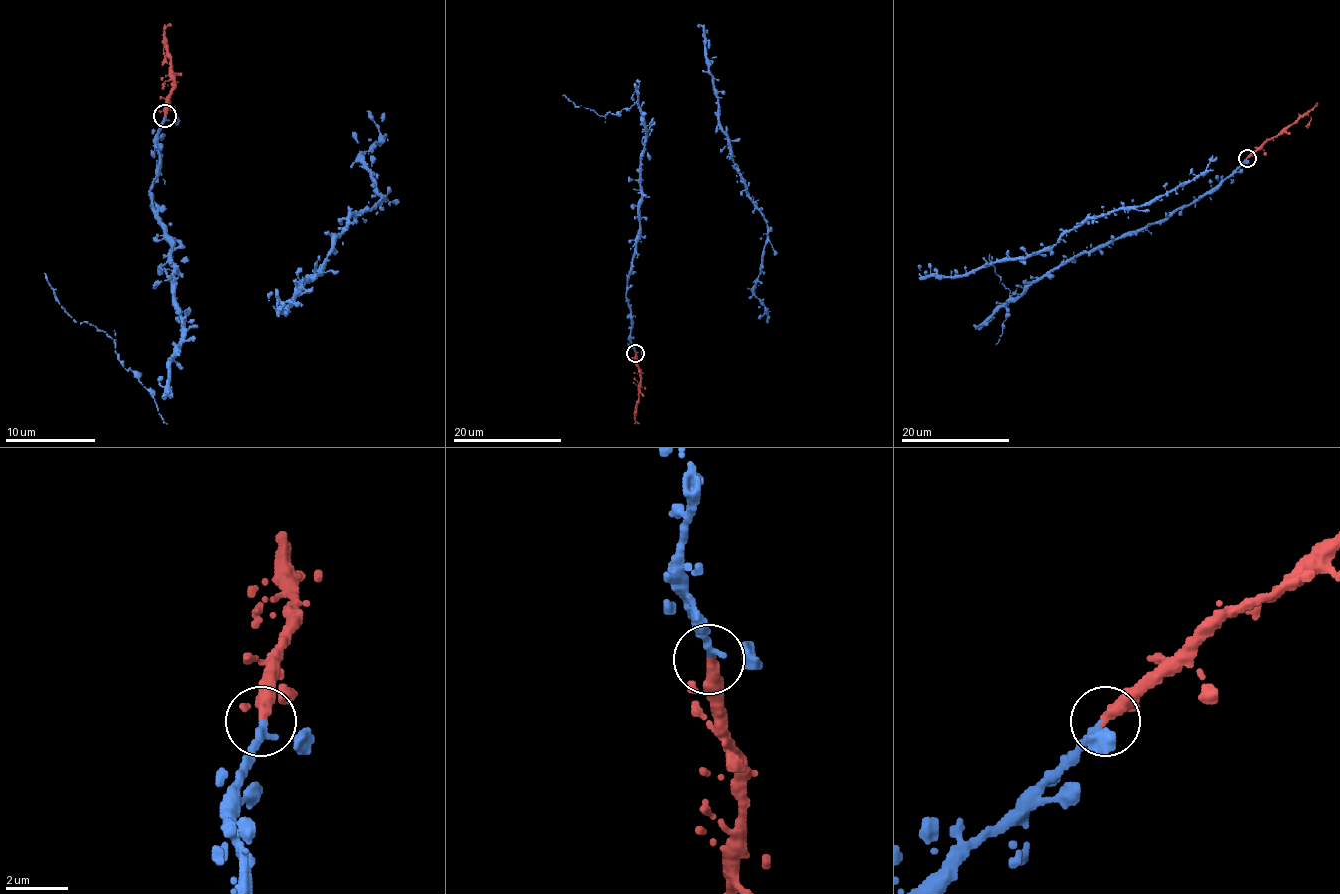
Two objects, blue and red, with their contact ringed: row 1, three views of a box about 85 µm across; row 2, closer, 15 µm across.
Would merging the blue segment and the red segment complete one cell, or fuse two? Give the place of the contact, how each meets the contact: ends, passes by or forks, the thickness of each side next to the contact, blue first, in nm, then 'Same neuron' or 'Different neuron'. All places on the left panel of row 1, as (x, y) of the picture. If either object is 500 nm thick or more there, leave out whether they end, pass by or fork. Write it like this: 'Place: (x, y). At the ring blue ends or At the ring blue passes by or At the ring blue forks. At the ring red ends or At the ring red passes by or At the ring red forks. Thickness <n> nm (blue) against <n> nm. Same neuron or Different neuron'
Place: (164, 115). At the ring blue passes by. At the ring red passes by. Thickness 200 nm (blue) against 260 nm. Same neuron

